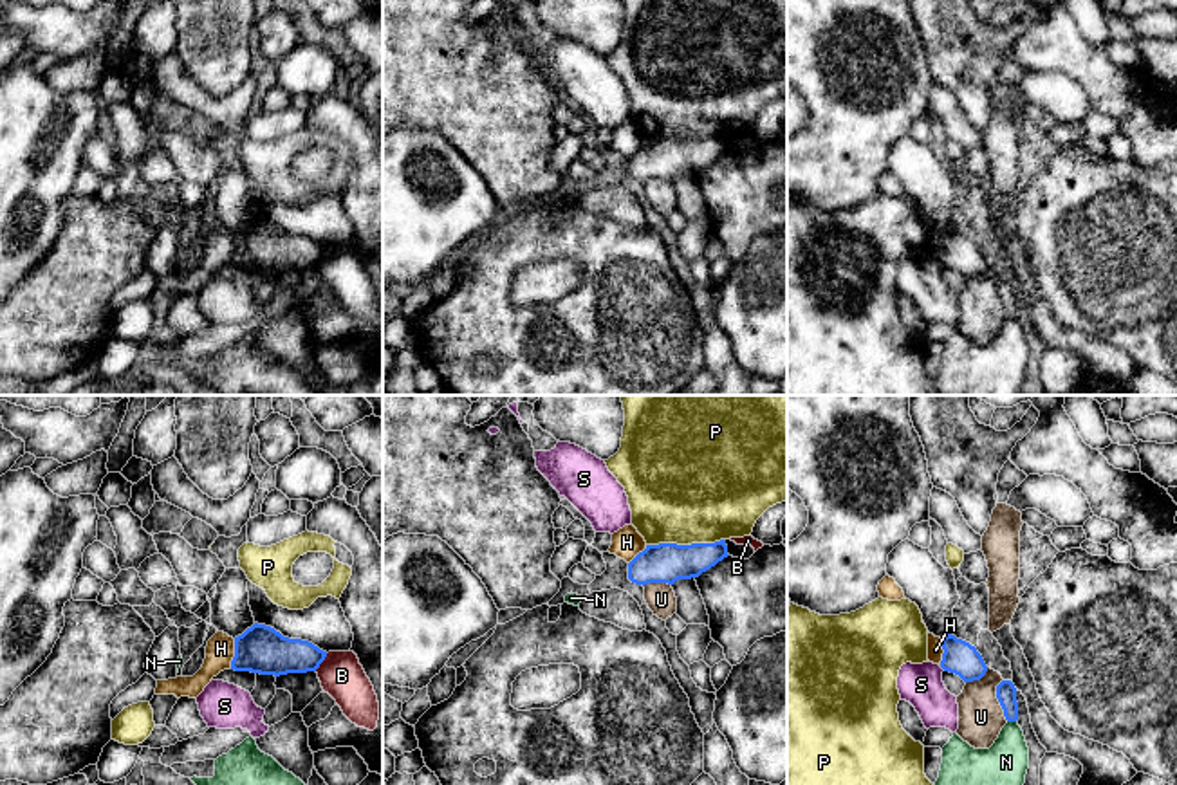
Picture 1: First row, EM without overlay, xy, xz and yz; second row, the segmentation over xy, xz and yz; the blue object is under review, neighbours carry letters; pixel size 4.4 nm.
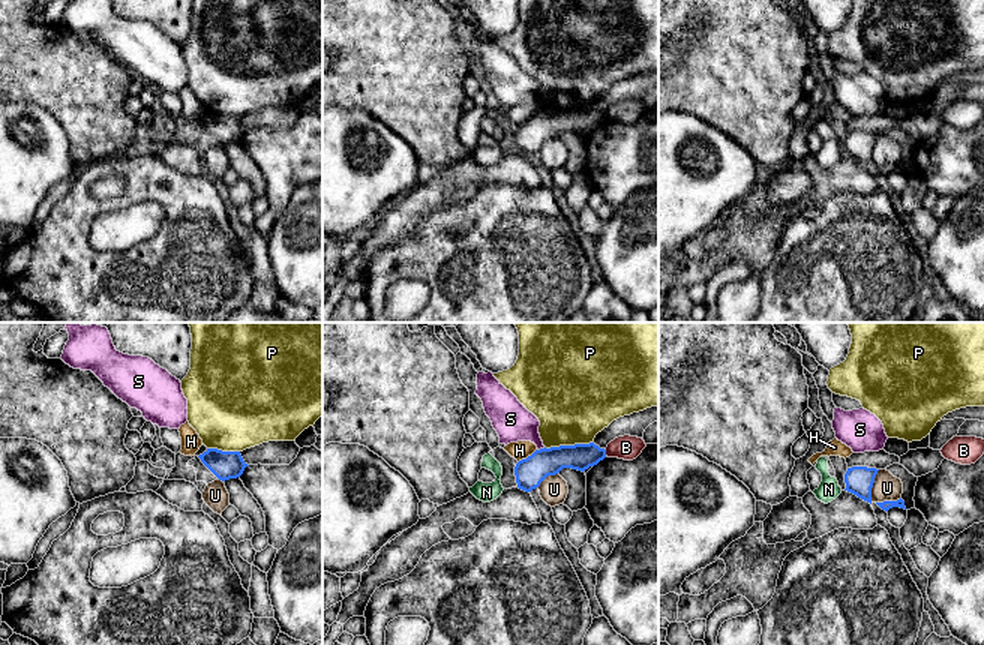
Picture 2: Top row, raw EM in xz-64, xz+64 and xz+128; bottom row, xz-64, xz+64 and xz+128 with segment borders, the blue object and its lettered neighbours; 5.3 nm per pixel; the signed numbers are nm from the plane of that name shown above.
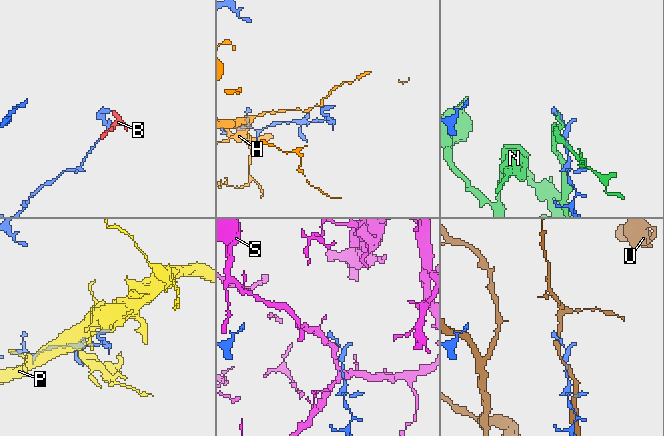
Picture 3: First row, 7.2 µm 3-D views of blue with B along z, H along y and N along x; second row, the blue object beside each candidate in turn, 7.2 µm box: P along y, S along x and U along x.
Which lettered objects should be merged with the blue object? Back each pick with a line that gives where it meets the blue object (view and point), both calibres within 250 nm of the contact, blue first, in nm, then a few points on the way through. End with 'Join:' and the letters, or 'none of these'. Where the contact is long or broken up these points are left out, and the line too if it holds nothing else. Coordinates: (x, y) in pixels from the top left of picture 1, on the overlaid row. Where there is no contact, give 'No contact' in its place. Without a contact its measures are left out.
Join: none of these

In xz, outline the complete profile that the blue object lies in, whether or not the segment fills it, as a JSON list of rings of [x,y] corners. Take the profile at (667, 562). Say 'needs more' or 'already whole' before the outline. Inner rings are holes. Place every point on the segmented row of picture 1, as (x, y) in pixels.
already whole; [[[726,540],[691,545],[646,545],[628,563],[628,579],[643,586],[648,583],[673,585],[679,579],[699,577],[728,556]]]

